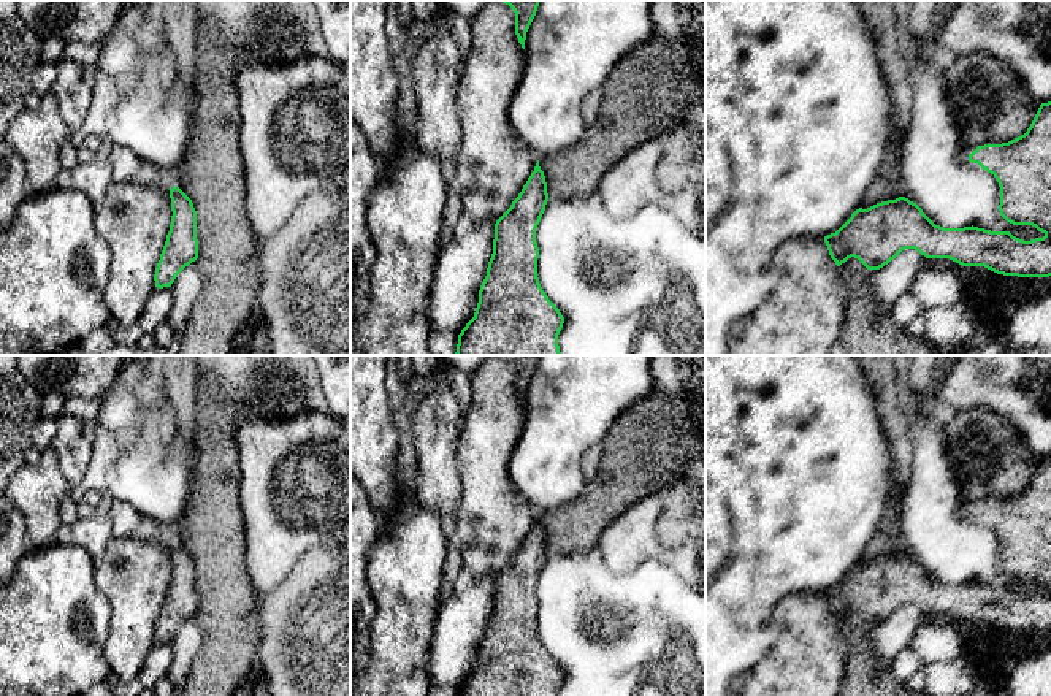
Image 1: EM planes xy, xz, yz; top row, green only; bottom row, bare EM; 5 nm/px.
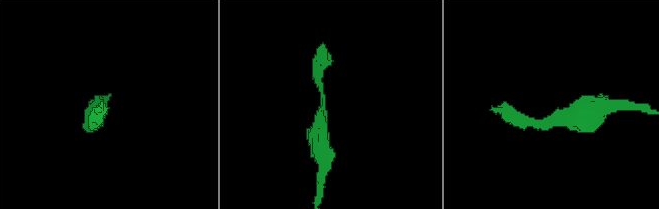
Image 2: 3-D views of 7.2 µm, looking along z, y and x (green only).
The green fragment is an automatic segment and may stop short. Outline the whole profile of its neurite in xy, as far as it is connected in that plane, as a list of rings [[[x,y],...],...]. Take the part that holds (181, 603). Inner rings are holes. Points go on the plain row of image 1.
[[[170,544],[171,580],[155,623],[155,642],[171,642],[176,631],[198,614],[197,566],[192,555],[179,544]]]

